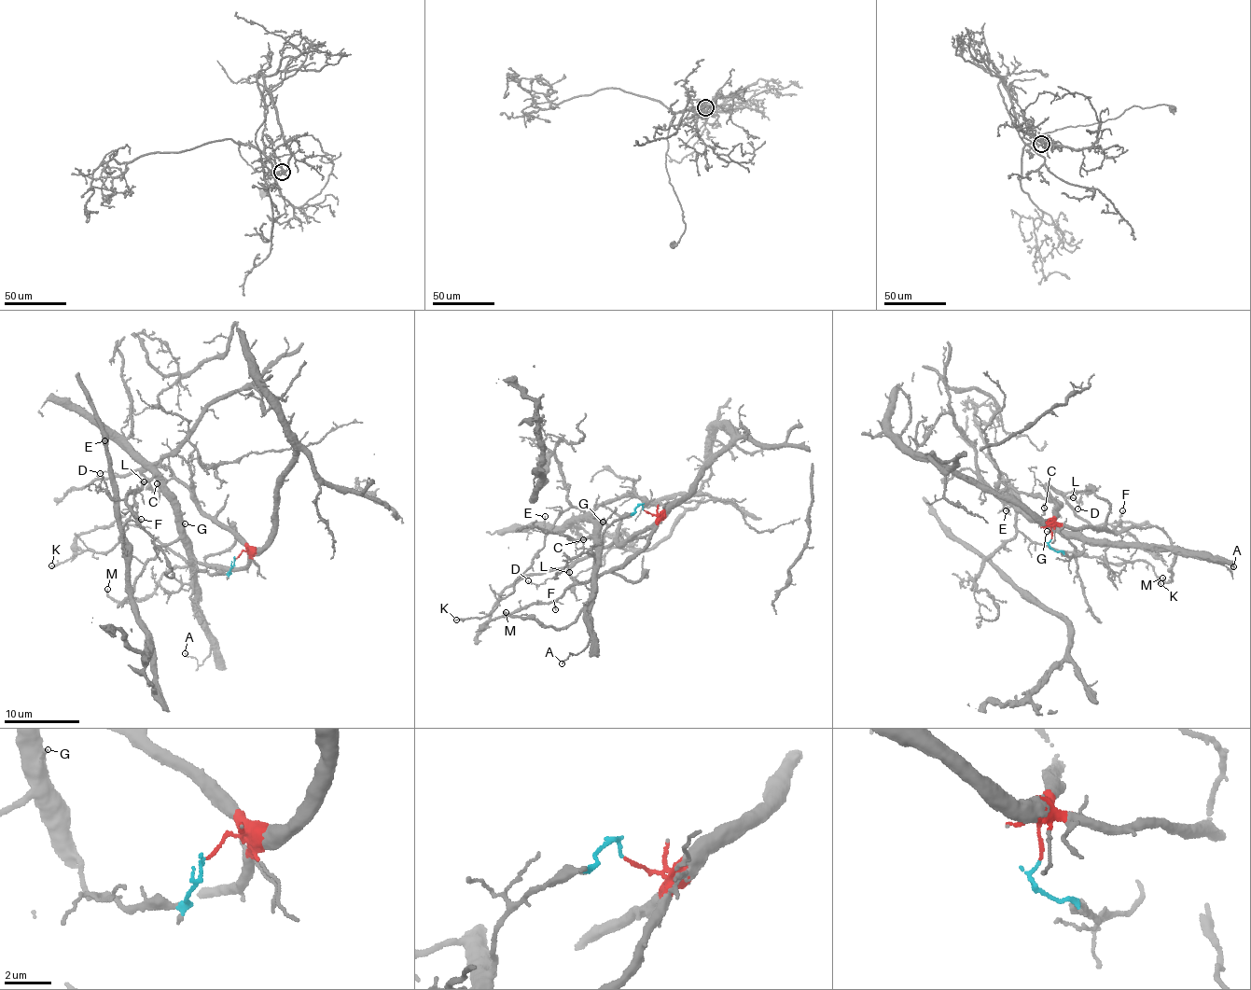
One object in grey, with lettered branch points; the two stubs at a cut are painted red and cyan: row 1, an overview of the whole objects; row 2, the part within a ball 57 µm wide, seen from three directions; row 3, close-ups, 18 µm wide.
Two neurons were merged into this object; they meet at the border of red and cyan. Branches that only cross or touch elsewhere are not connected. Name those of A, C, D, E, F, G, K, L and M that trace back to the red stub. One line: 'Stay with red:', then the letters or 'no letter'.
Stay with red: D, F, L, M

